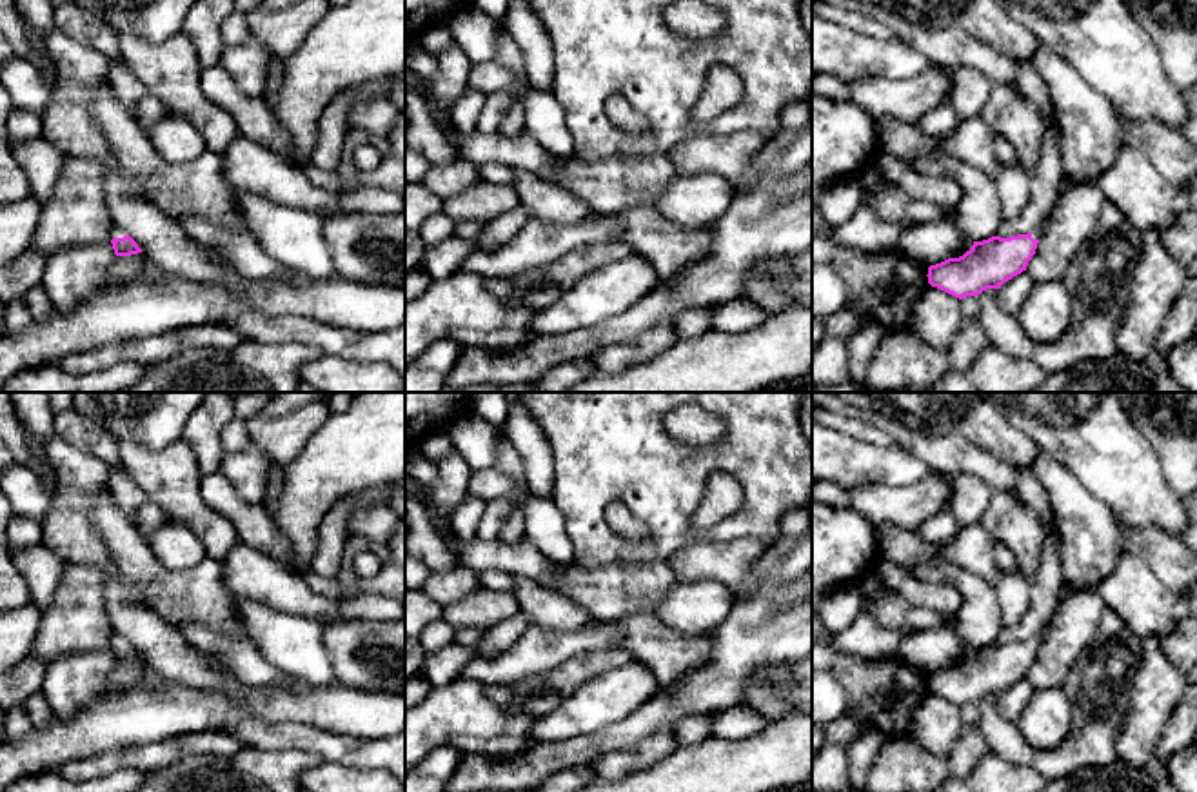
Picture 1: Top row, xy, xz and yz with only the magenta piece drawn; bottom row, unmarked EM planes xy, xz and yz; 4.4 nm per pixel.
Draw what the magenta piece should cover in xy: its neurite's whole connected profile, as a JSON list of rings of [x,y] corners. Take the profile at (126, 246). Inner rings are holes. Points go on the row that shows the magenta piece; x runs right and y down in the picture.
[[[111,225],[109,234],[116,256],[131,256],[142,252],[138,243],[129,234],[120,231],[116,225]]]

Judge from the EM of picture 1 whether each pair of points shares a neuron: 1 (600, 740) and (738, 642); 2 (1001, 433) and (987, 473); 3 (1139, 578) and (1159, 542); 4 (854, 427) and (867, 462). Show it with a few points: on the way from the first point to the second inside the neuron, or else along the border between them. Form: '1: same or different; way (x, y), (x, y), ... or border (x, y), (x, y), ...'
1: same; way (636, 727), (671, 703), (687, 698), (707, 678)
2: different; border (956, 433), (996, 456)
3: different; border (1125, 547), (1137, 553), (1177, 593)
4: different; border (830, 427), (878, 445), (896, 445)

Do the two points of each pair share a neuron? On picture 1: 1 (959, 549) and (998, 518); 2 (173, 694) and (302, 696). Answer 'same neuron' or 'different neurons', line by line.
1: different neurons
2: same neuron

